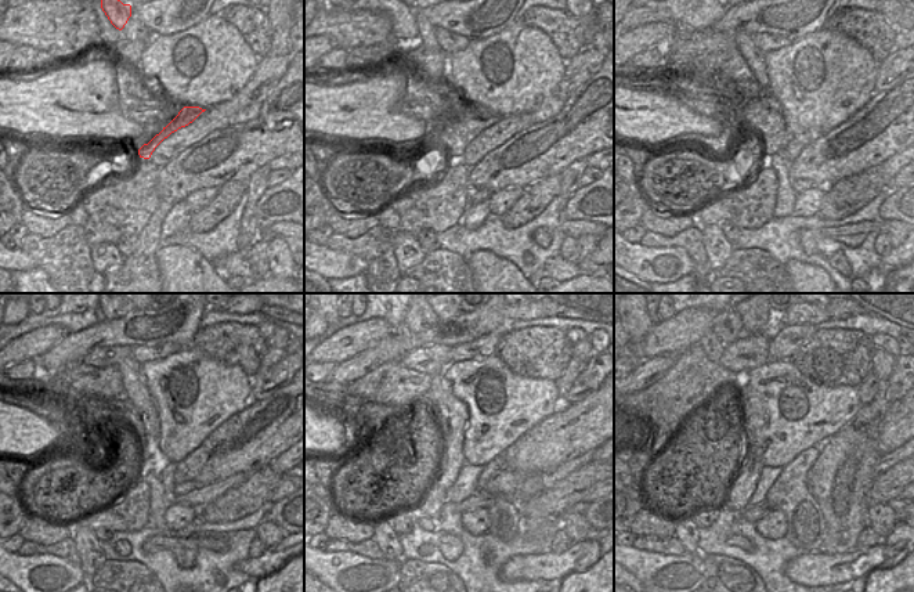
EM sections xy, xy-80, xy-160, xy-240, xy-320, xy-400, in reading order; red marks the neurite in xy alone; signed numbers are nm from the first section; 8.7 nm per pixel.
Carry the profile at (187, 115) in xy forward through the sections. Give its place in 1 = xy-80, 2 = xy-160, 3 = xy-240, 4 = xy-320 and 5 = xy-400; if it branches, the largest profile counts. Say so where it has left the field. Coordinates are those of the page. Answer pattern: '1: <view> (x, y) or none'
1: xy-80 (455, 136)
2: xy-160 (770, 133)
3: xy-240 (138, 400)
4: xy-320 (452, 415)
5: xy-400 (743, 484)

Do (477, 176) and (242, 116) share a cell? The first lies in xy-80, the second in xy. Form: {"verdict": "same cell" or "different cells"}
{"verdict": "different cells"}

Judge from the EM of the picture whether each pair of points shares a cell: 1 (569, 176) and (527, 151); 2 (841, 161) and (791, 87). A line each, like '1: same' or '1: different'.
1: different
2: different

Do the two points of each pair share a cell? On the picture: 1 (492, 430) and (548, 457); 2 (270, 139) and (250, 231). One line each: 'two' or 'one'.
1: two
2: two

